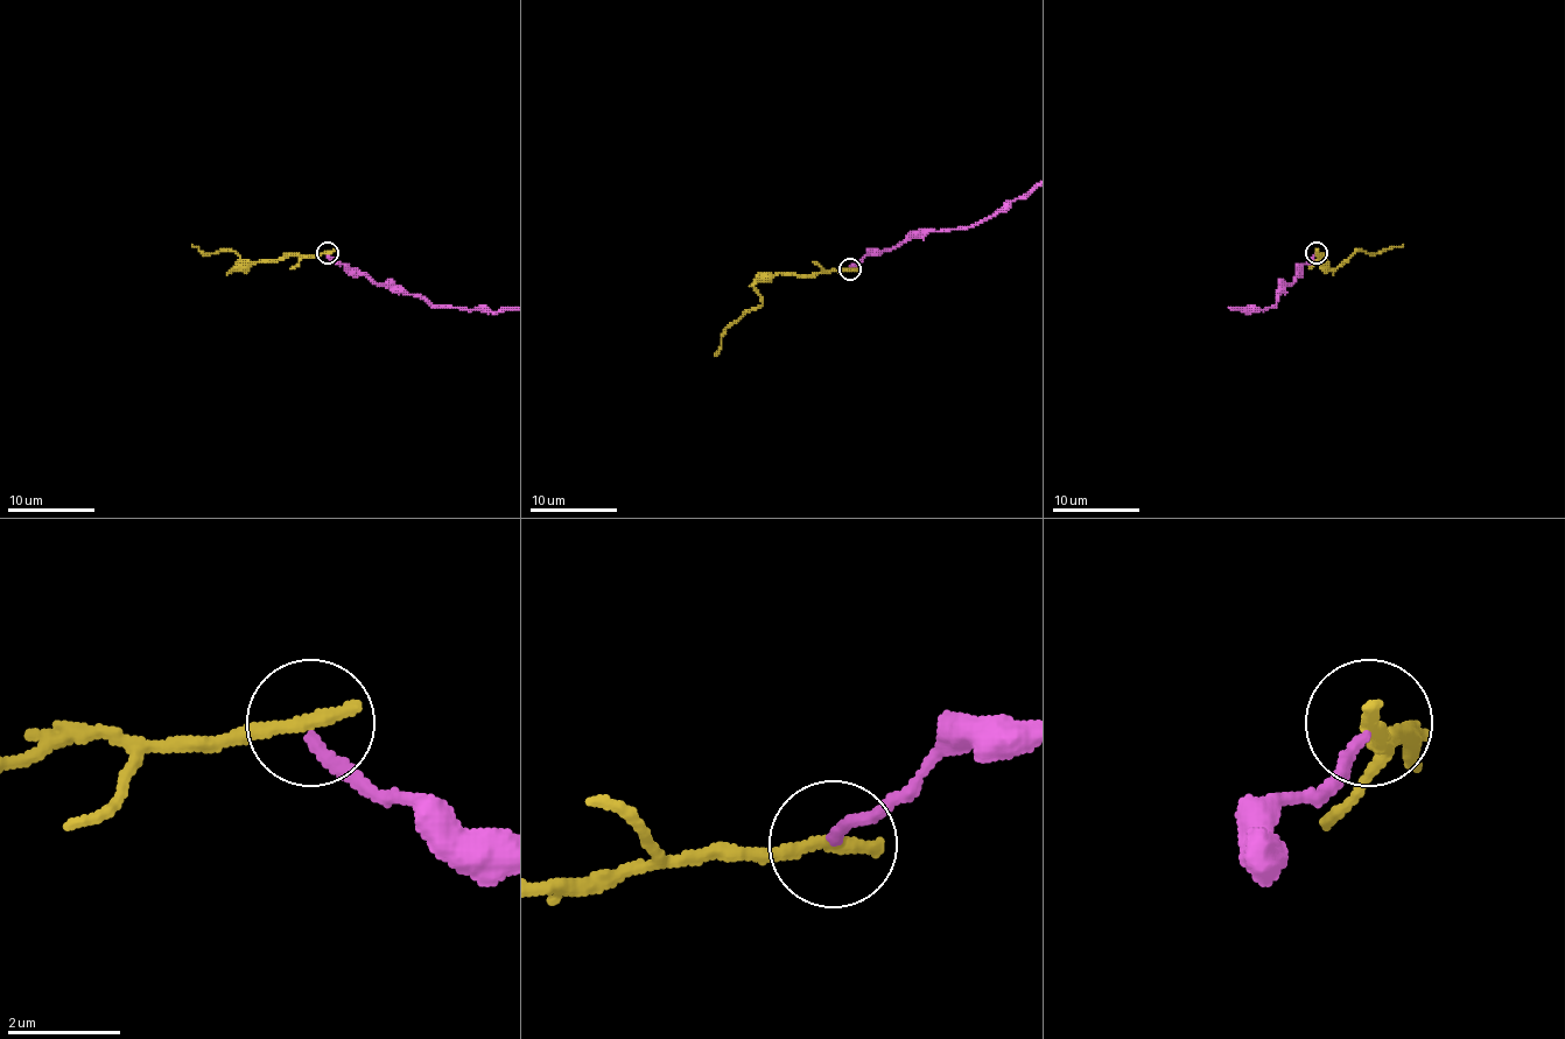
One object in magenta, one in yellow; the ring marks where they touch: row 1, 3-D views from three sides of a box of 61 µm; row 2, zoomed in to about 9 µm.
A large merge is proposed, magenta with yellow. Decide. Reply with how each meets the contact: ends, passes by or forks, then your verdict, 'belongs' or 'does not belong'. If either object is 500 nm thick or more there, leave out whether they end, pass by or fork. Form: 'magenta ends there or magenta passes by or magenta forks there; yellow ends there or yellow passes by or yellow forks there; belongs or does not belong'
magenta ends there; yellow ends there; does not belong

